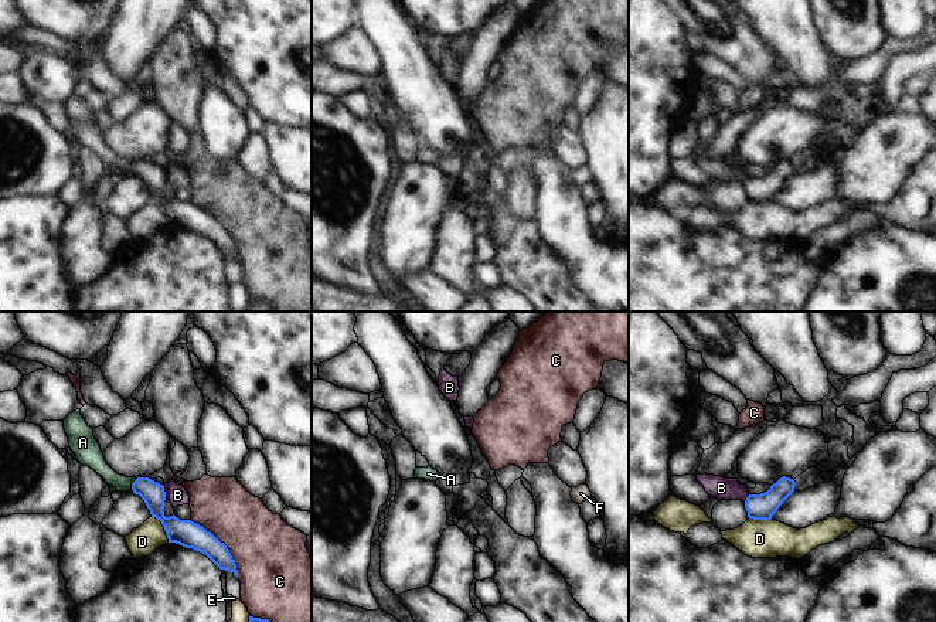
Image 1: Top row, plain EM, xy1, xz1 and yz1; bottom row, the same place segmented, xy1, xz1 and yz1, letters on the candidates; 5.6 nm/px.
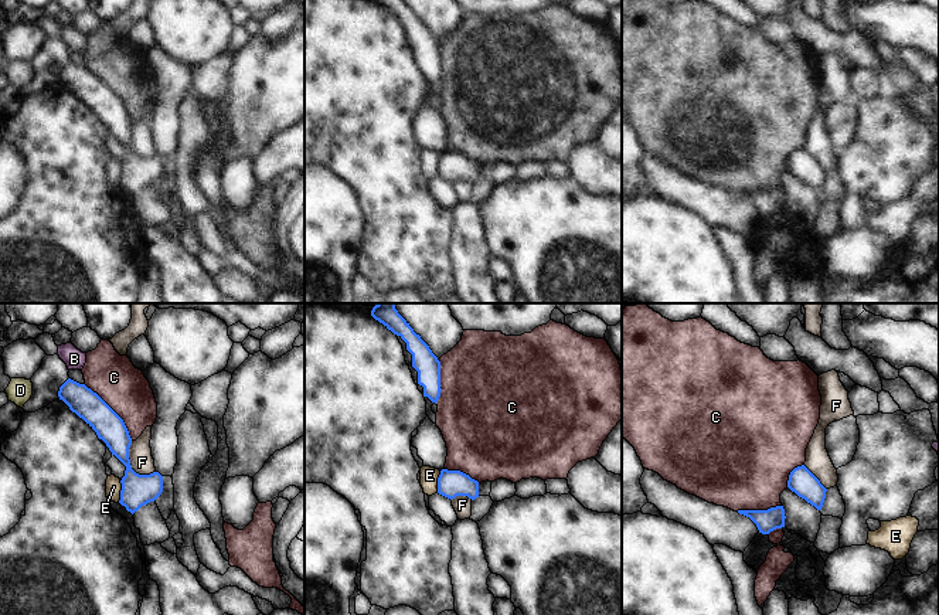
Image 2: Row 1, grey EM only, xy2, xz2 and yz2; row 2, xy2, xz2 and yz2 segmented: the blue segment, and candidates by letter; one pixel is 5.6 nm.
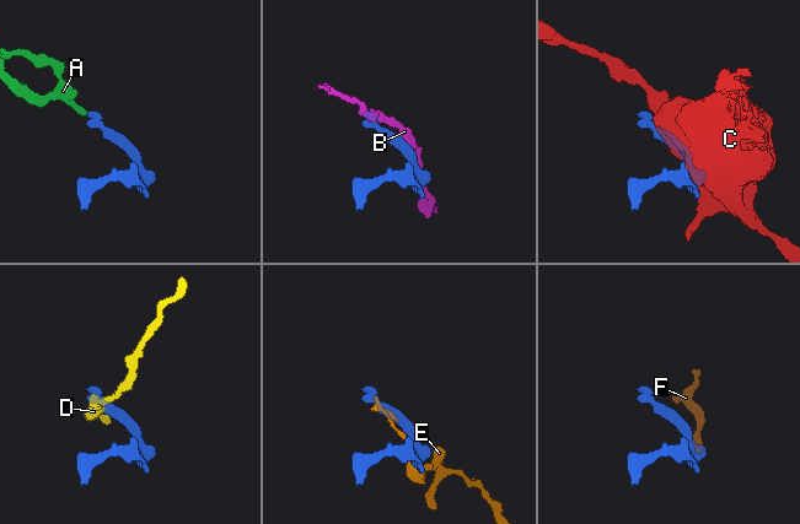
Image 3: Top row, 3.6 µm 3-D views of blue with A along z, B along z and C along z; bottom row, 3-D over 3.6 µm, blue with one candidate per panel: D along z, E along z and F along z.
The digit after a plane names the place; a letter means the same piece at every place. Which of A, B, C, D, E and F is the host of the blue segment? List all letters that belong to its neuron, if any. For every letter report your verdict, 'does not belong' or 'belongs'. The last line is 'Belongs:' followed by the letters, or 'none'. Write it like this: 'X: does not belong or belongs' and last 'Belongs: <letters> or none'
A: belongs
B: does not belong
C: does not belong
D: does not belong
E: does not belong
F: does not belong
Belongs: A

